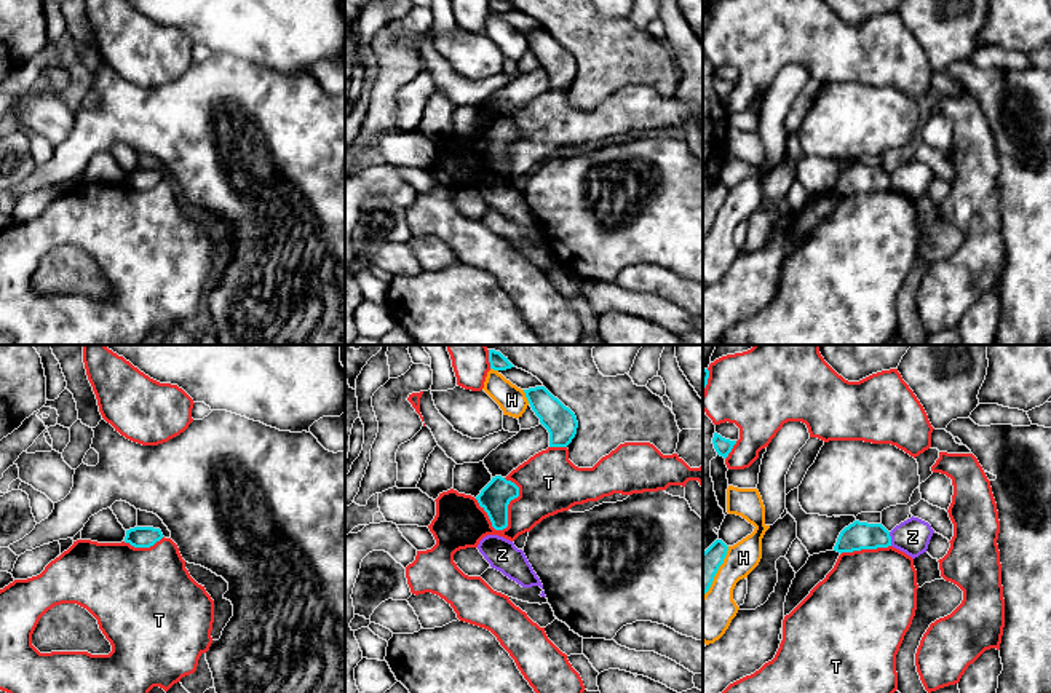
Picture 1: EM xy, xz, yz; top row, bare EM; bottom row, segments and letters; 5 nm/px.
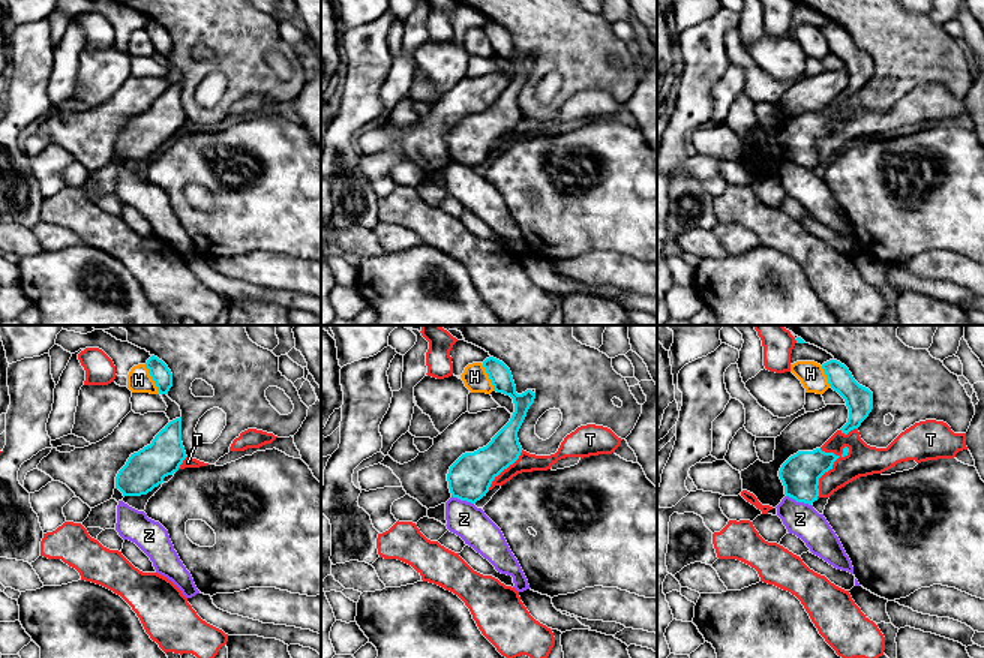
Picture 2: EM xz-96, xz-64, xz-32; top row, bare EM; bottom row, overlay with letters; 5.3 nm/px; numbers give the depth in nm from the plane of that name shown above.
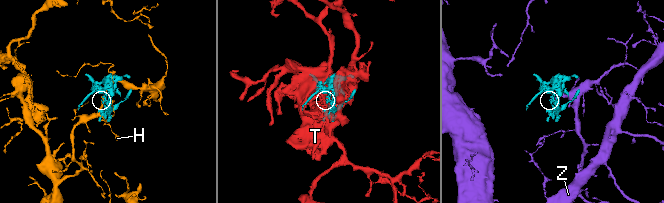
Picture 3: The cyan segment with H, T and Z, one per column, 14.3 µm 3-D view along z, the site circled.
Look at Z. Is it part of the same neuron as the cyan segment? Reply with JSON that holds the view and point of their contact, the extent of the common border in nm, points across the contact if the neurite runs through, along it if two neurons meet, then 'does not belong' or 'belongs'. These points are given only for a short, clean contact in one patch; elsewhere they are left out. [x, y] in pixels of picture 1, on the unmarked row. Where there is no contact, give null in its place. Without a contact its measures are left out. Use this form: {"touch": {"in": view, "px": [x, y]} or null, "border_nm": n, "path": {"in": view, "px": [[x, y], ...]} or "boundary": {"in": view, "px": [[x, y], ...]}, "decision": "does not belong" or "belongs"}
{"touch": {"in": "yz", "px": [890, 181]}, "border_nm": 70, "boundary": {"in": "yz", "px": [[888, 174], [892, 187]]}, "decision": "does not belong"}

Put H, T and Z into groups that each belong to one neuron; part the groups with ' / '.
H / T / Z

